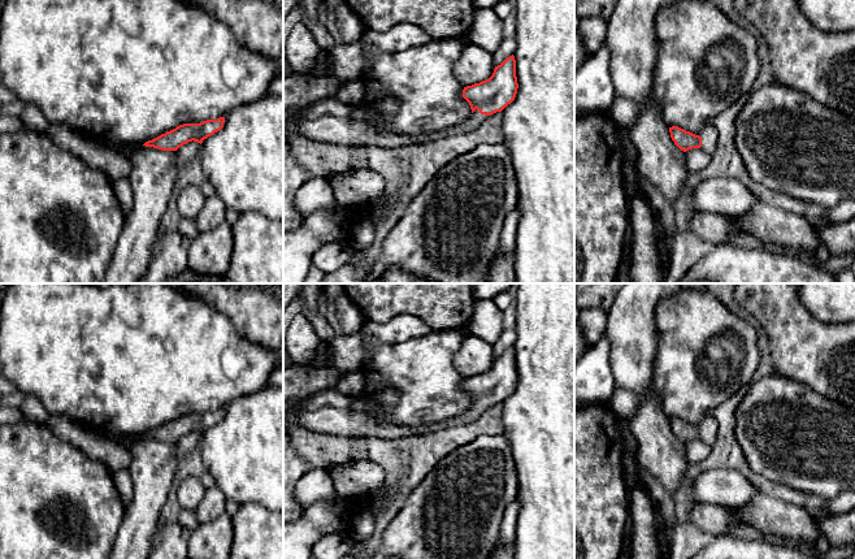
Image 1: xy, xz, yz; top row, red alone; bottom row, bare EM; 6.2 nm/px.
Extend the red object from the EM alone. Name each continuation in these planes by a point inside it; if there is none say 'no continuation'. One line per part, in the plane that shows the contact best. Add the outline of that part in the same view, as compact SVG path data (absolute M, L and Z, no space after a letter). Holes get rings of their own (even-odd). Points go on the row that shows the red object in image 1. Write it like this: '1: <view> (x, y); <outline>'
1: xz (329, 120); M335 95L312 103L304 114L291 114L283 122L283 231L294 230L303 222L301 214L295 209L295 196L298 190L311 179L309 172L291 155L288 143L291 134L353 147L400 148L470 133L487 117L476 109L459 125L413 138L391 130L374 130L370 121L377 118L376 114L364 108L344 104Z

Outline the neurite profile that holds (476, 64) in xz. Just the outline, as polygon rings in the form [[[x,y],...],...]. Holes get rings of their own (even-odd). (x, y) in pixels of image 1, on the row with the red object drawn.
[[[468,43],[453,65],[453,75],[466,87],[489,79],[494,69],[492,53],[479,46]]]

